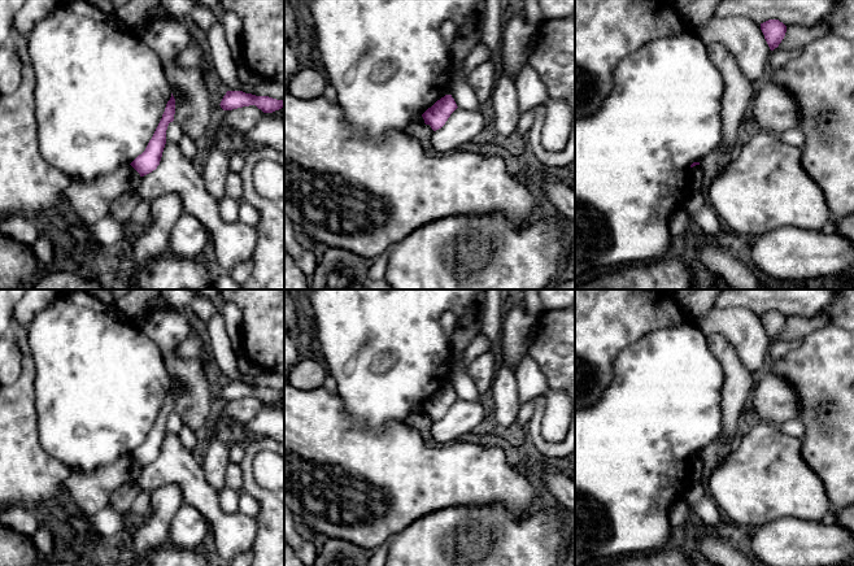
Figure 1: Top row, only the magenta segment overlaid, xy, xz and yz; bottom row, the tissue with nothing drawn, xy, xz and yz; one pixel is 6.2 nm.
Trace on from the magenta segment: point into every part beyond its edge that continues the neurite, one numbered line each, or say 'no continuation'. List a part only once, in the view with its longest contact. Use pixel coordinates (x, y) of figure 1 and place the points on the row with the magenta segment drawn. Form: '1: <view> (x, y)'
no continuation

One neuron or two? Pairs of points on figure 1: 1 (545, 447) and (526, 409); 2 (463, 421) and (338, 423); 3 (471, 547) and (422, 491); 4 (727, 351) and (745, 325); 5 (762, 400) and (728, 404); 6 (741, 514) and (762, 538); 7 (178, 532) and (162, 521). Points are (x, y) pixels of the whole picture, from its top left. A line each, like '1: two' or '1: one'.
1: two
2: two
3: two
4: two
5: two
6: two
7: two

